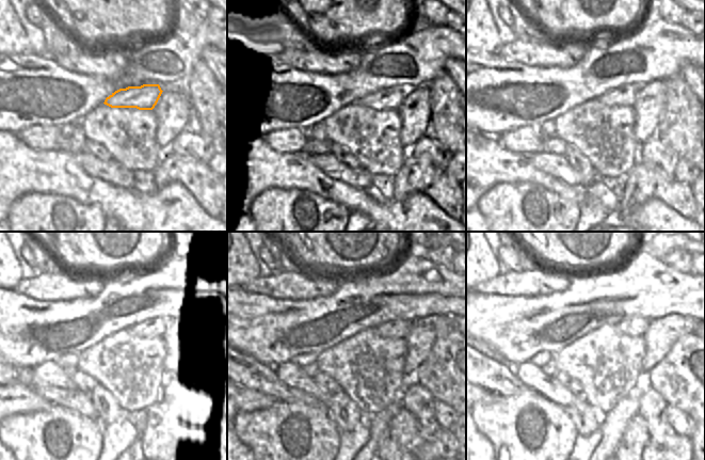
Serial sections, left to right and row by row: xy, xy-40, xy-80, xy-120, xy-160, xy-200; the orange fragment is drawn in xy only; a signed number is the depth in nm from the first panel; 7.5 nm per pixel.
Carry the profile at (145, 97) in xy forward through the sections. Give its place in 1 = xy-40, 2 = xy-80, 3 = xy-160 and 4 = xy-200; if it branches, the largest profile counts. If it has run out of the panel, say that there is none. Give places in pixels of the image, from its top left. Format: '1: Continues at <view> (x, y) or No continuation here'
1: Continues at xy-40 (389, 98)
2: Continues at xy-80 (625, 95)
3: Continues at xy-160 (397, 328)
4: Continues at xy-200 (636, 326)

